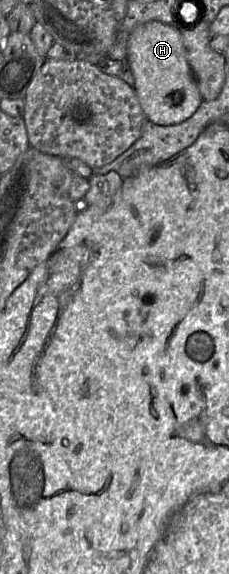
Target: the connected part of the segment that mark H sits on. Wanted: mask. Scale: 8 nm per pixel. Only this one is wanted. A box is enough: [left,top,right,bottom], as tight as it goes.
[126,21,203,126]

